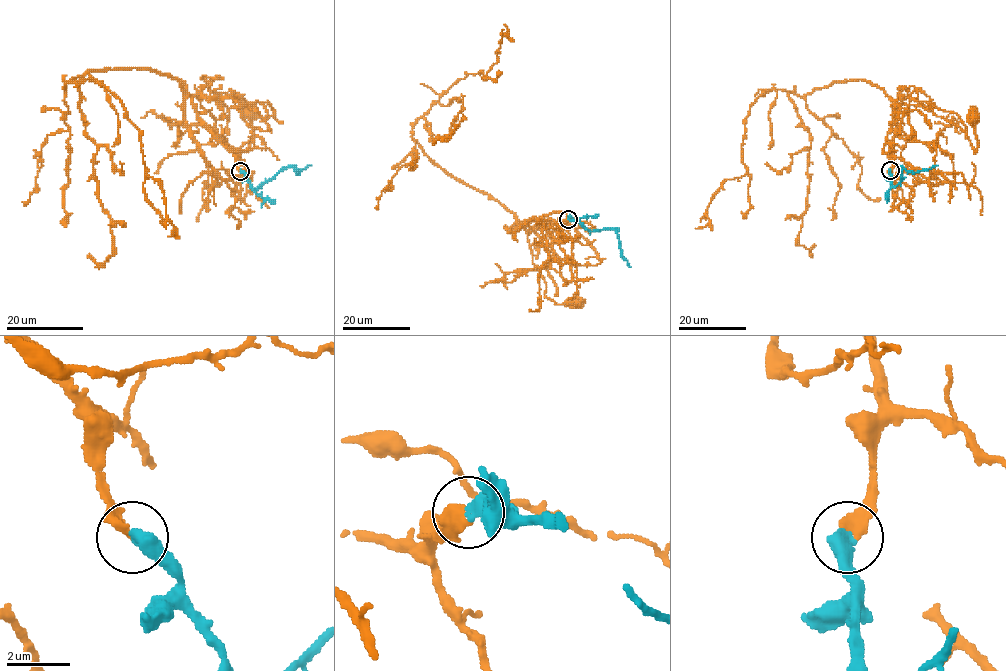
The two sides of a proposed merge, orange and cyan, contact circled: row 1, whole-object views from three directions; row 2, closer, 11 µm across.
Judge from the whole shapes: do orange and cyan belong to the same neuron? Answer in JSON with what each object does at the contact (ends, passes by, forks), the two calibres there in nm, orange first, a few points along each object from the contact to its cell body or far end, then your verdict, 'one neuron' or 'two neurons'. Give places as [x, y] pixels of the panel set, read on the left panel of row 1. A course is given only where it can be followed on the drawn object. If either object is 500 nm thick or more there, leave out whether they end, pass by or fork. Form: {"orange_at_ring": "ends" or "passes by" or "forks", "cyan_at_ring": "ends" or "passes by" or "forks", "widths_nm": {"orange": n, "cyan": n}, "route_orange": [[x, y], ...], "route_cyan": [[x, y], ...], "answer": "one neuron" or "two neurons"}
{"widths_nm": {"orange": 400, "cyan": 500}, "route_orange": [[240, 170], [192, 97], [215, 118], [216, 136], [242, 151], [252, 133], [250, 111]], "route_cyan": [[240, 170], [250, 186], [257, 189], [281, 170], [292, 167], [298, 172], [311, 165]], "answer": "one neuron"}

